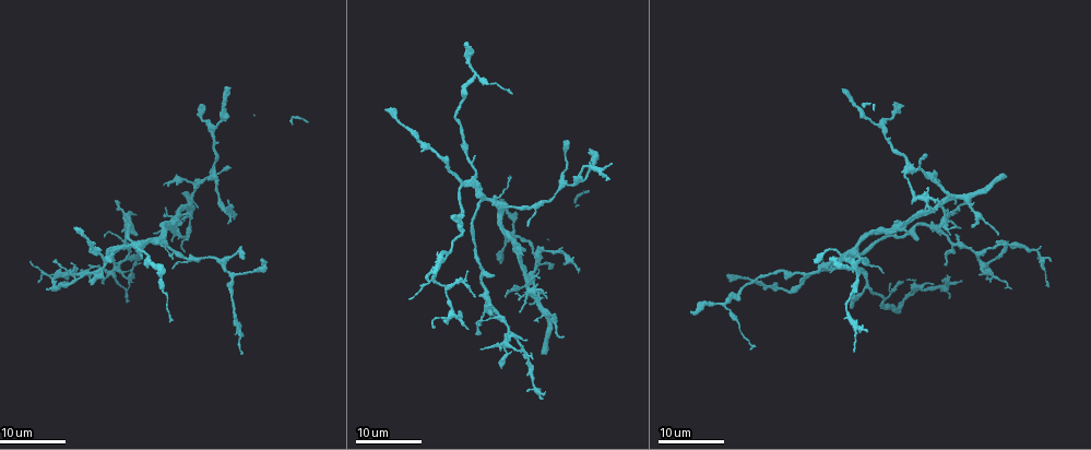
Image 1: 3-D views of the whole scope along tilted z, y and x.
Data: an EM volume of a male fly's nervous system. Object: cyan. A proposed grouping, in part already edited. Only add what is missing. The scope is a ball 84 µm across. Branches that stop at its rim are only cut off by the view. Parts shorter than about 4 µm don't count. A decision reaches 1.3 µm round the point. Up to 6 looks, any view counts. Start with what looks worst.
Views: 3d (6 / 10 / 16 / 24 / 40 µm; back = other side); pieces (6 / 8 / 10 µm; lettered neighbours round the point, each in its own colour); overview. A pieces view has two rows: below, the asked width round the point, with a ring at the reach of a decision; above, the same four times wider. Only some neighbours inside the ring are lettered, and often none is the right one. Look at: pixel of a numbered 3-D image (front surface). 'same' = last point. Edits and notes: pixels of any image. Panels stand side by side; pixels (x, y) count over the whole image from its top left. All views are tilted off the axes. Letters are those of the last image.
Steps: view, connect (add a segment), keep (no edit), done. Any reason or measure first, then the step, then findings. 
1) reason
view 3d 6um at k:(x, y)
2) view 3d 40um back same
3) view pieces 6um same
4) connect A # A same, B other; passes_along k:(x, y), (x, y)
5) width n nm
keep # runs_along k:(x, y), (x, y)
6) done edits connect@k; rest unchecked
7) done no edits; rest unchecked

an open end
view 3d 24um at 1:(904, 283)

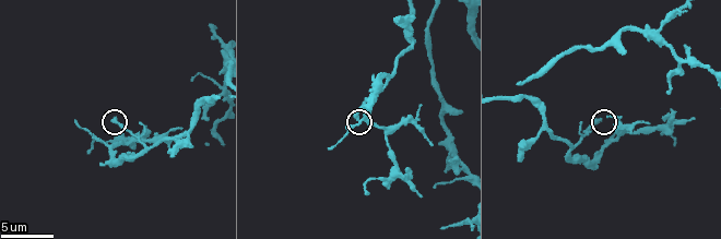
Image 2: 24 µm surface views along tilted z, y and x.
zoom in
view 3d 6um at 2:(356, 118)

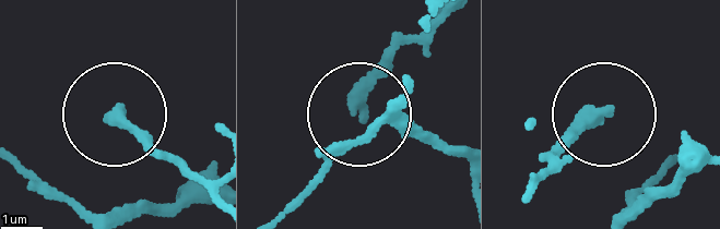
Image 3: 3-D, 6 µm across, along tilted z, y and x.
see the neighbours
view pieces 6um at 3:(364, 114)

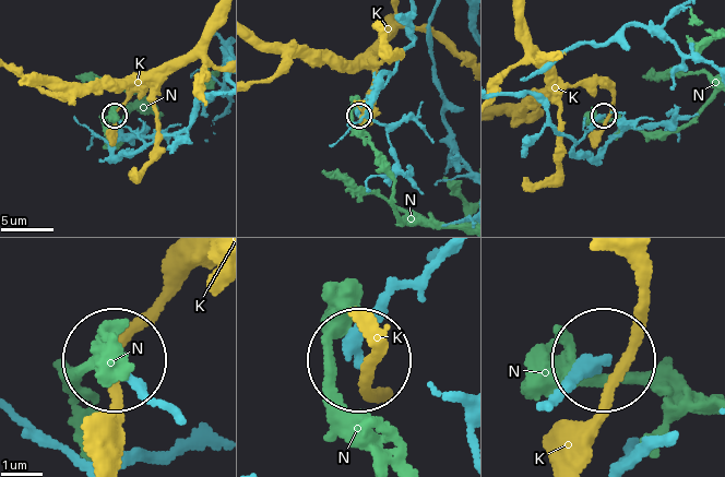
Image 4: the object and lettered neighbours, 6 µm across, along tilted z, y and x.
keep # K other, N other; runs_along 4:(551, 406), (599, 365); no lettered segment goes on from it

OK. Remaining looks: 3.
branch stops here
view 3d 16um at 1:(940, 205)

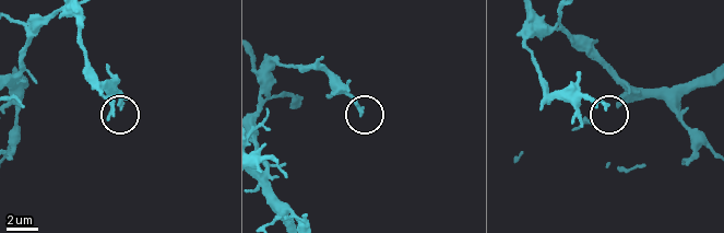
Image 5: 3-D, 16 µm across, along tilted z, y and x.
view pieces 6um at 5:(606, 109)

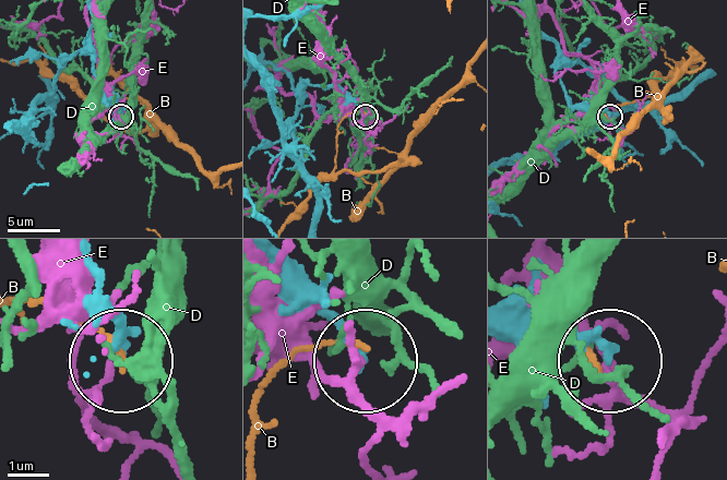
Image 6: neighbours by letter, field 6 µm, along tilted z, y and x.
keep # B other, D other, E other; runs_along 6:(507, 321), (603, 354); no lettered segment goes on from it

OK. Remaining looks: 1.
an open end
view pieces 6um at 2:(168, 149)

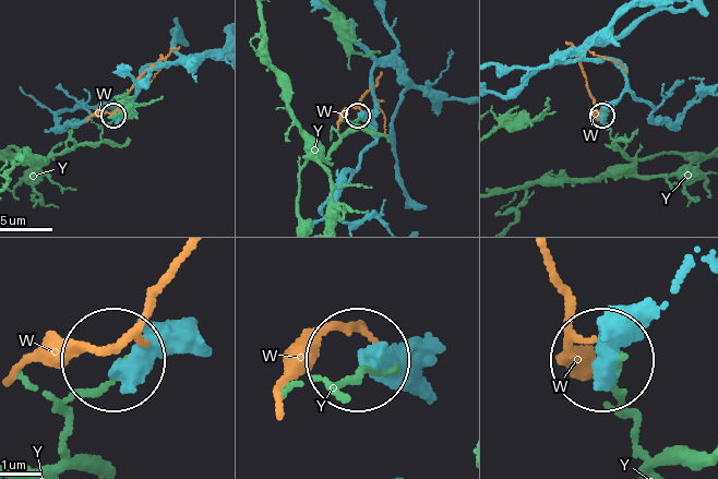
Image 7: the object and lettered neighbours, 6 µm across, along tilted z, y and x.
keep # W other, Y other; no lettered segment goes on from it

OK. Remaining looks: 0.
done no edits; rest unchecked

